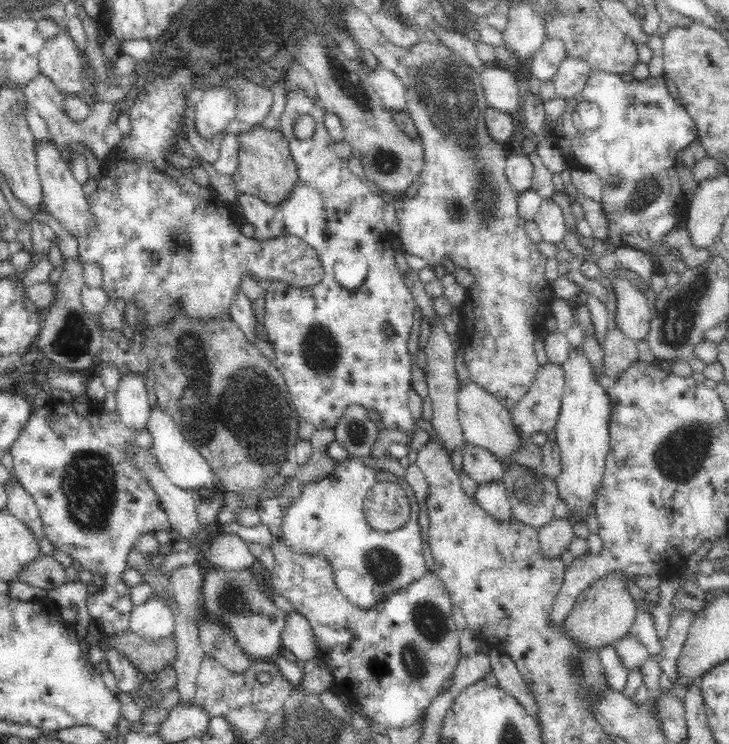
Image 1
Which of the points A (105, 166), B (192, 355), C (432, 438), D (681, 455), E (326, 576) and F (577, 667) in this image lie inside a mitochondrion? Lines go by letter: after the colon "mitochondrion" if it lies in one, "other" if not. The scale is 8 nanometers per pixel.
A: other
B: mitochondrion
C: other
D: mitochondrion
E: other
F: mitochondrion

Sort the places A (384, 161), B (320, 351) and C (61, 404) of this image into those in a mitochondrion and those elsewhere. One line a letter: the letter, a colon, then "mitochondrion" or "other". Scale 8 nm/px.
A: mitochondrion
B: mitochondrion
C: other

